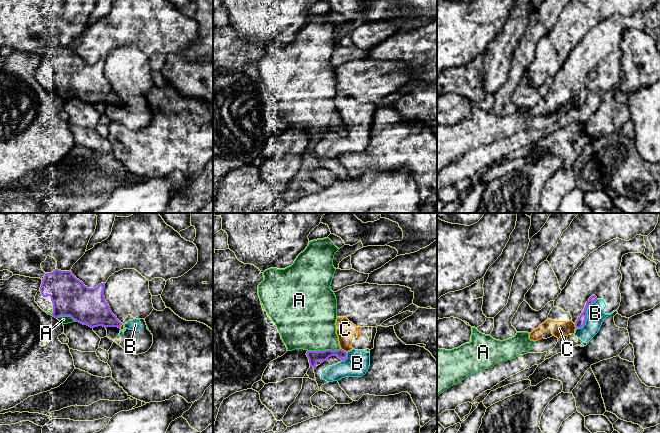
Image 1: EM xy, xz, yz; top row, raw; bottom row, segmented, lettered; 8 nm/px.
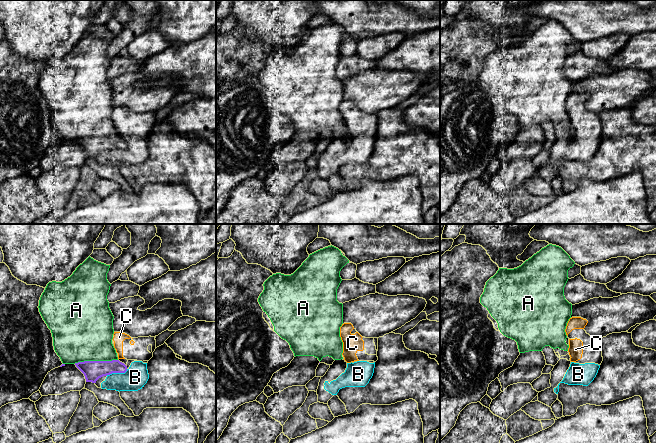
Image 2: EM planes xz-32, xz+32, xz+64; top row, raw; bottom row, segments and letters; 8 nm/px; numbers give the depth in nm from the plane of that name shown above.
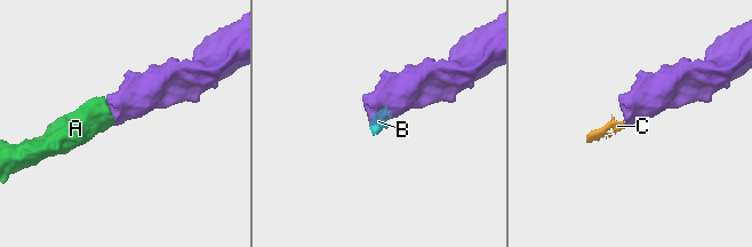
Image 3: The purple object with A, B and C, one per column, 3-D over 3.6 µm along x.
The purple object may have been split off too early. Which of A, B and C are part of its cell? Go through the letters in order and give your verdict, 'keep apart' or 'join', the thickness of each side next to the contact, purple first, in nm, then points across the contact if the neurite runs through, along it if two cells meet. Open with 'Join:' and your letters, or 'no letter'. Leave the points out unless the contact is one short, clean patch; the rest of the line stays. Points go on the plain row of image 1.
Join: A
A: join; calibres 100 and 420 nm
B: keep apart; calibres 80 and 140 nm; border yz (597, 75), (588, 83), (585, 99), (576, 104)
C: keep apart; calibres 100 and 150 nm; border xz (340, 124), (346, 127)

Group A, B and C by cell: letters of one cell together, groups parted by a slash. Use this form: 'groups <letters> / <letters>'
groups A / B C

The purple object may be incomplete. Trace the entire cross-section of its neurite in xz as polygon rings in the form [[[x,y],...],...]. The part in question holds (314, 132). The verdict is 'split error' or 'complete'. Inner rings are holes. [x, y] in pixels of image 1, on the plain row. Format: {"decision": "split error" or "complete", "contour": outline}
{"decision": "split error", "contour": [[[328,13],[310,17],[306,25],[297,32],[291,42],[285,45],[270,44],[265,46],[263,48],[264,56],[258,61],[260,77],[275,99],[287,127],[306,126],[310,143],[314,145],[319,137],[323,139],[331,132],[337,132],[342,137],[347,135],[347,129],[340,124],[336,110],[337,75],[330,63],[336,47],[333,42],[333,35],[338,26],[339,24]]]}

